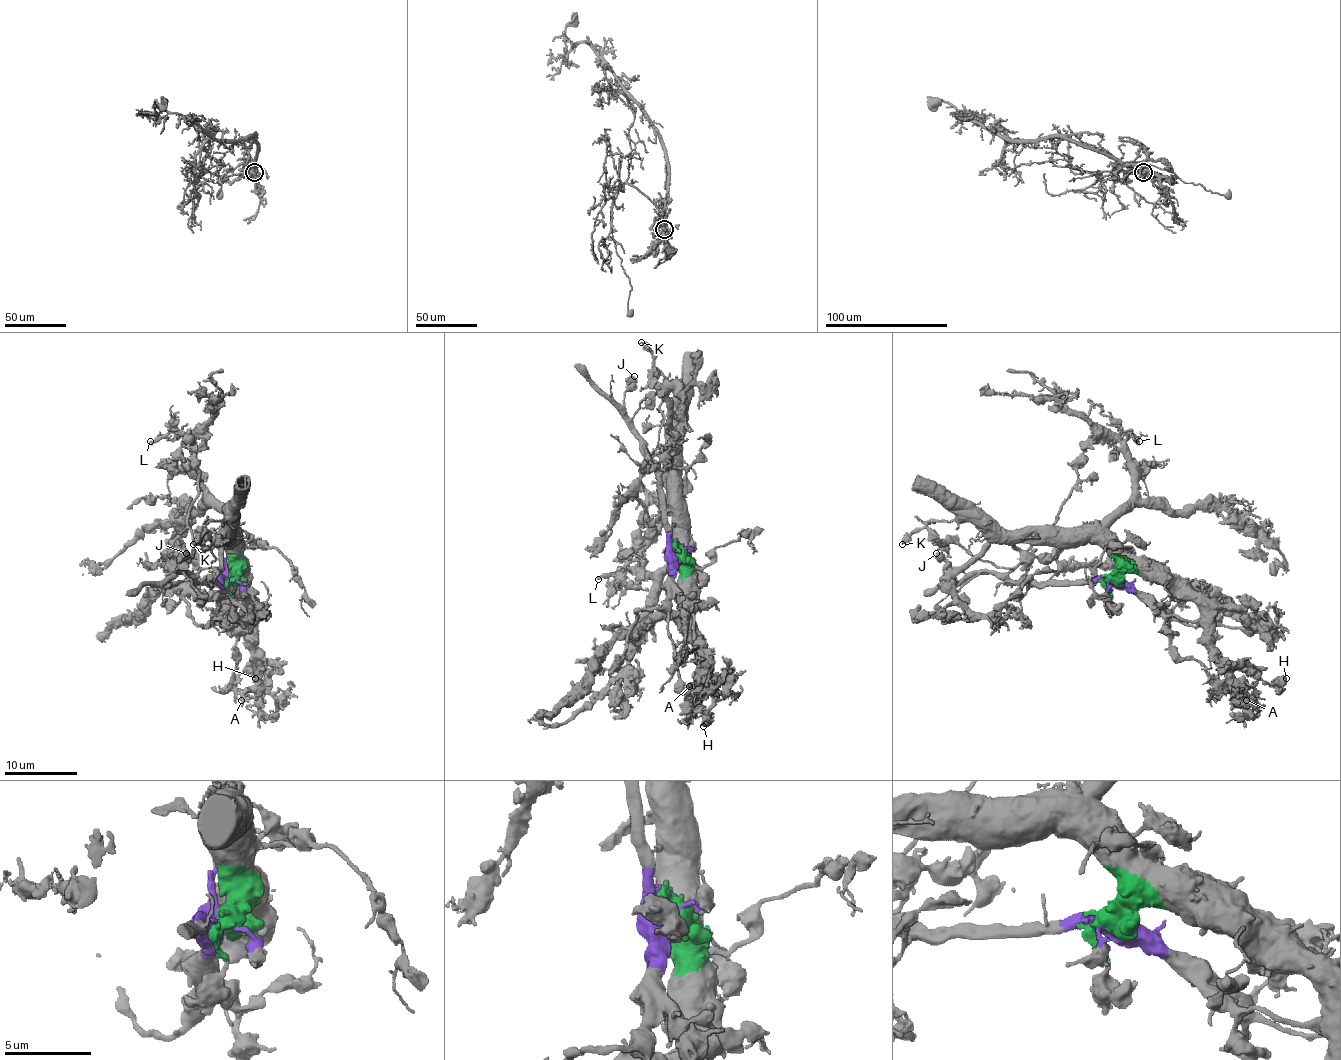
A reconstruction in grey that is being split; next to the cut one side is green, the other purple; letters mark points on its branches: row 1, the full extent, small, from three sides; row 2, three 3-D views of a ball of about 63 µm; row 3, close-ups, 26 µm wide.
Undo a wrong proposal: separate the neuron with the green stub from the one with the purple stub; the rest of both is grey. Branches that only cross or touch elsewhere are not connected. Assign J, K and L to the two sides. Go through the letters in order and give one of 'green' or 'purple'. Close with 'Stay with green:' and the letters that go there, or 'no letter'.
J: purple
K: green
L: green
Stay with green: K, L

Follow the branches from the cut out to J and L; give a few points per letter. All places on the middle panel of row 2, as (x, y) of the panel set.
J: (676, 556), (658, 467), (647, 452), (645, 443), (630, 429), (625, 414), (623, 392), (634, 376)
L: (678, 556), (676, 547), (676, 554), (658, 572), (627, 561), (598, 579)

